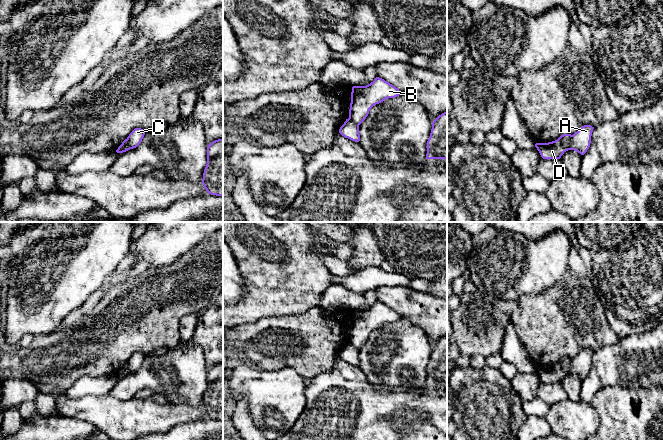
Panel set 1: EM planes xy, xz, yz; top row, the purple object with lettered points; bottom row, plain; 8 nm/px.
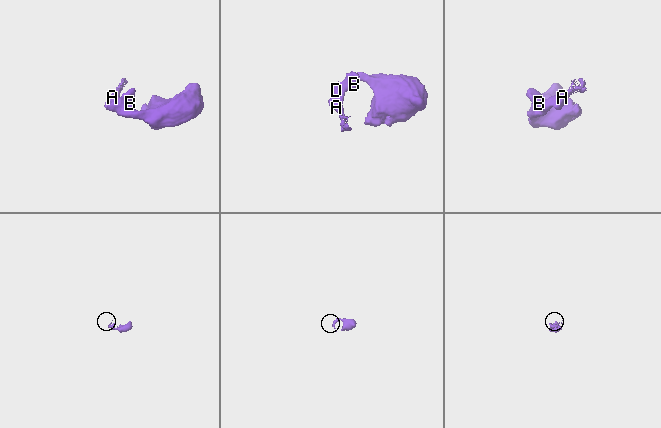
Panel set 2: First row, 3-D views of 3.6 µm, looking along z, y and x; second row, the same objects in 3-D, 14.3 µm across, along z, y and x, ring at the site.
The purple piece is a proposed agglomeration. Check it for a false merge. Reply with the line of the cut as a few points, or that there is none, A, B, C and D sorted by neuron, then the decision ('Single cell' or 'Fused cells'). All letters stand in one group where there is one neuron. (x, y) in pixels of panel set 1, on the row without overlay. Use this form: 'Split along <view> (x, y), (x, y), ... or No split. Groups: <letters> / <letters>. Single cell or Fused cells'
Split along yz (573, 359), (569, 373). Groups: A / B C D. Fused cells

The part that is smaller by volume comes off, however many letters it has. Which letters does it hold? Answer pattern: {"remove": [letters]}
{"remove": ["A"]}

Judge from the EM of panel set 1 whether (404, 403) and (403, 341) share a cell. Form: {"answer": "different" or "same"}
{"answer": "different"}

